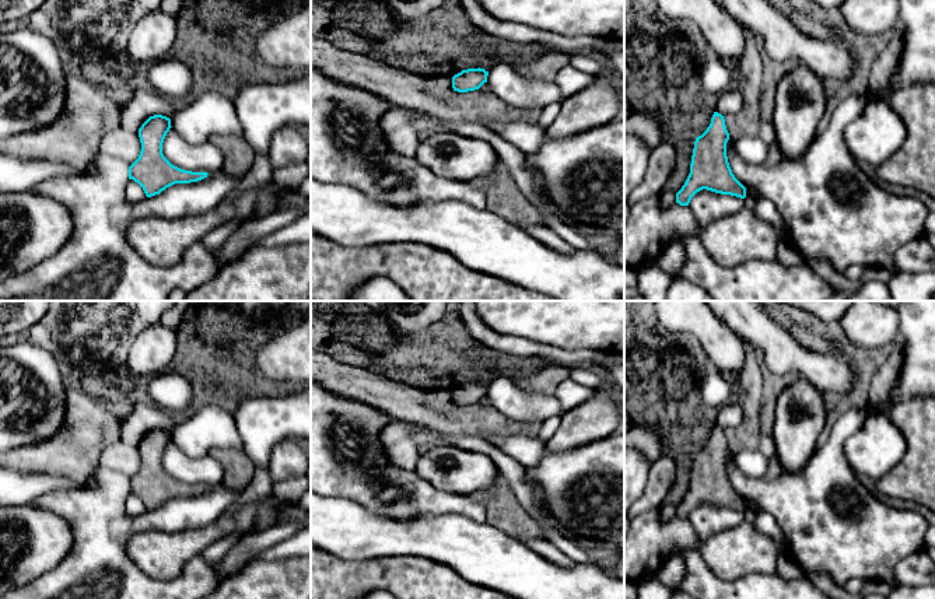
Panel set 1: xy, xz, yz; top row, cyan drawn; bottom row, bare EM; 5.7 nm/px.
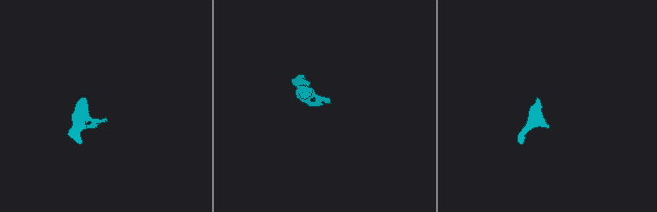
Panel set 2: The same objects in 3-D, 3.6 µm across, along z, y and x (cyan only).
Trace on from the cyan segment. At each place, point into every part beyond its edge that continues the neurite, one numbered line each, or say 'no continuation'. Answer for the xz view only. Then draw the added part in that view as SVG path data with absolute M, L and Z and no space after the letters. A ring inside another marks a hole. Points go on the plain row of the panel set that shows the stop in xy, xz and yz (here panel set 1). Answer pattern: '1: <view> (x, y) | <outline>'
1: xz (401, 402) | M311 348L311 382L329 392L358 400L398 421L421 424L447 435L537 437L542 423L514 421L491 404L468 404L441 414L426 404L426 390L336 361Z

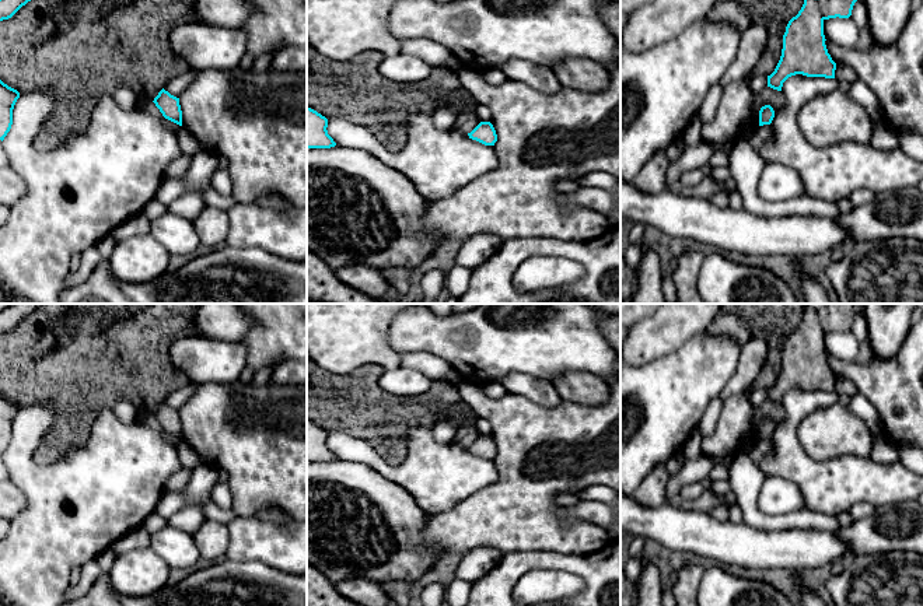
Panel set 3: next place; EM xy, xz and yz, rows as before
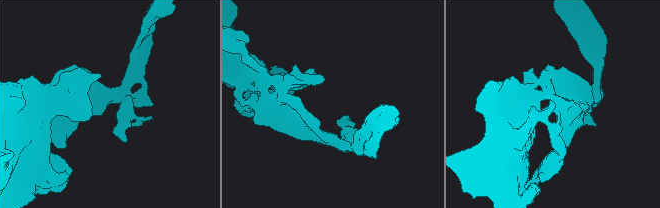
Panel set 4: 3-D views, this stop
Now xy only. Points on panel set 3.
no continuation

